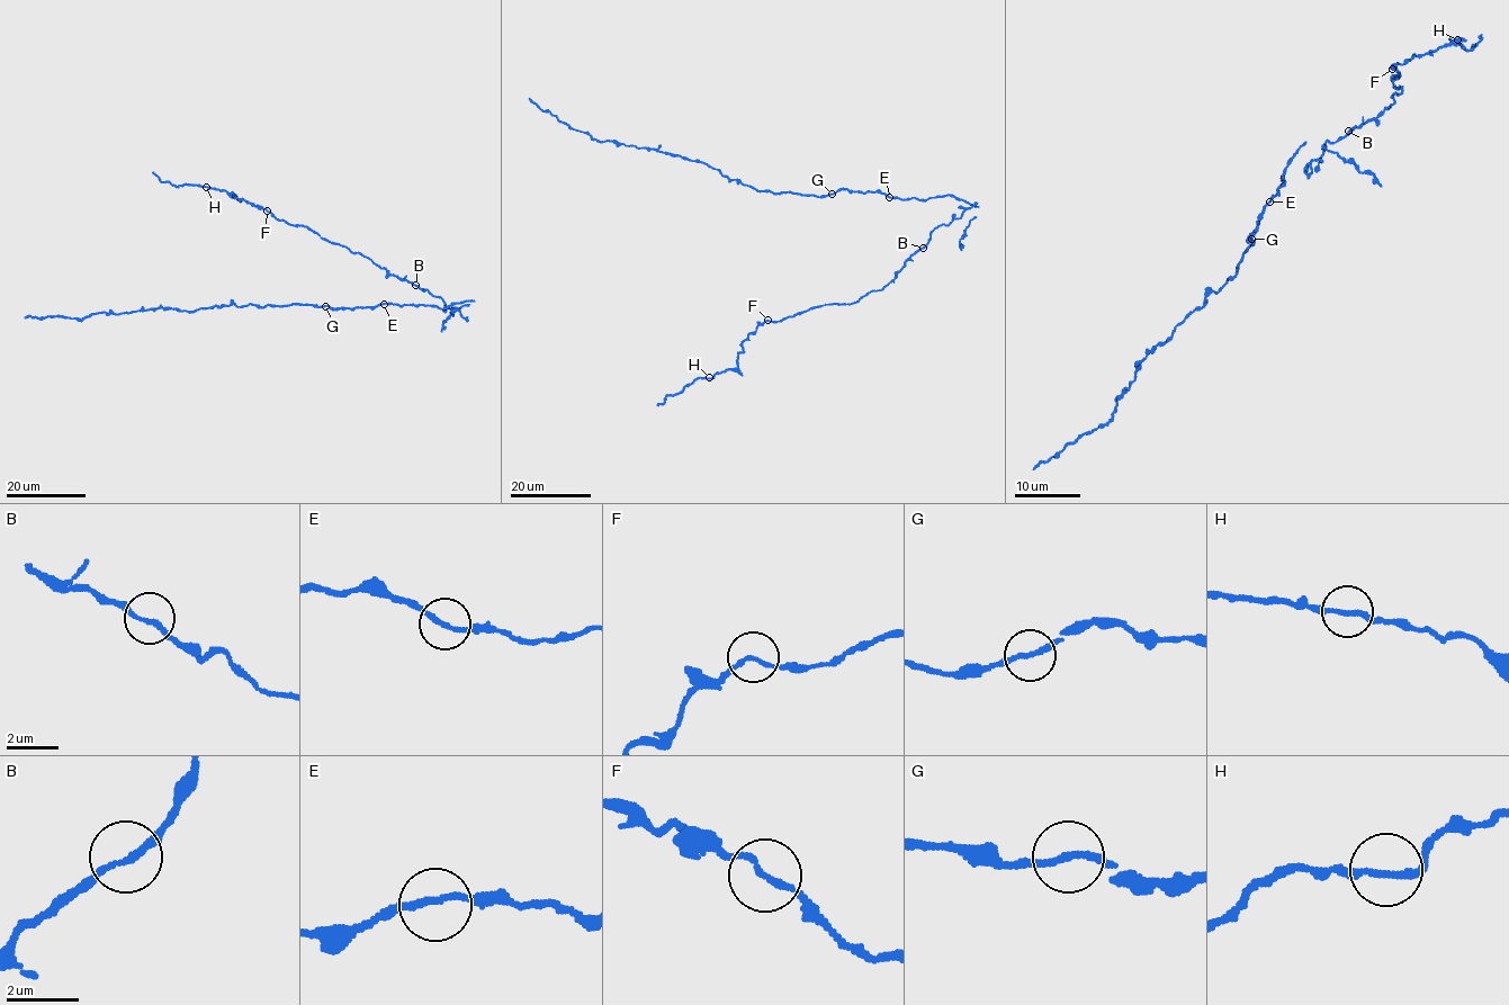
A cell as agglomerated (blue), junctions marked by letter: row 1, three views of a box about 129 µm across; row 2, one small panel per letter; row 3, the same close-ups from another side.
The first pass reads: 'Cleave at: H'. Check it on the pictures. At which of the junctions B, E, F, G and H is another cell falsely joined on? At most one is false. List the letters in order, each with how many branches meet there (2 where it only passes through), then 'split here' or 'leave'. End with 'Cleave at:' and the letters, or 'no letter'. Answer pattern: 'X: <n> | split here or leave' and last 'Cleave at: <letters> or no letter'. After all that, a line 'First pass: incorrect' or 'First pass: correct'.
B: 2 | leave
E: 2 | leave
F: 2 | leave
G: 2 | leave
H: 2 | leave
Cleave at: no letter
First pass: incorrect

